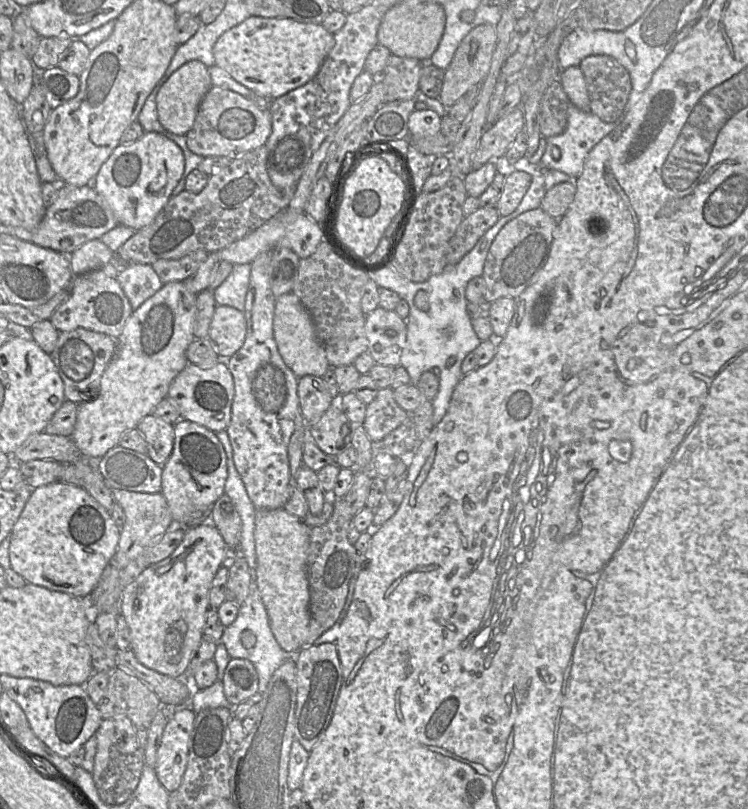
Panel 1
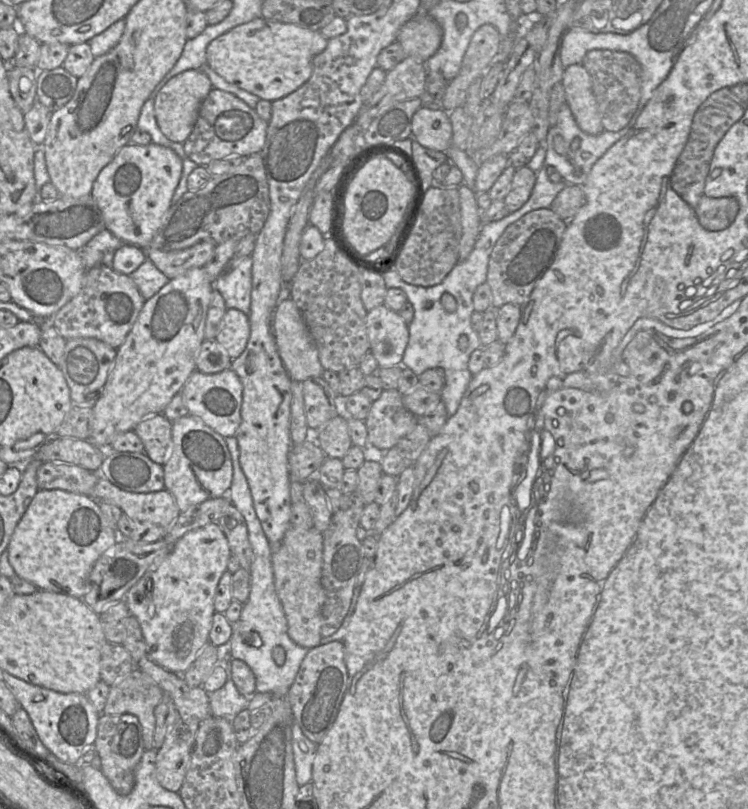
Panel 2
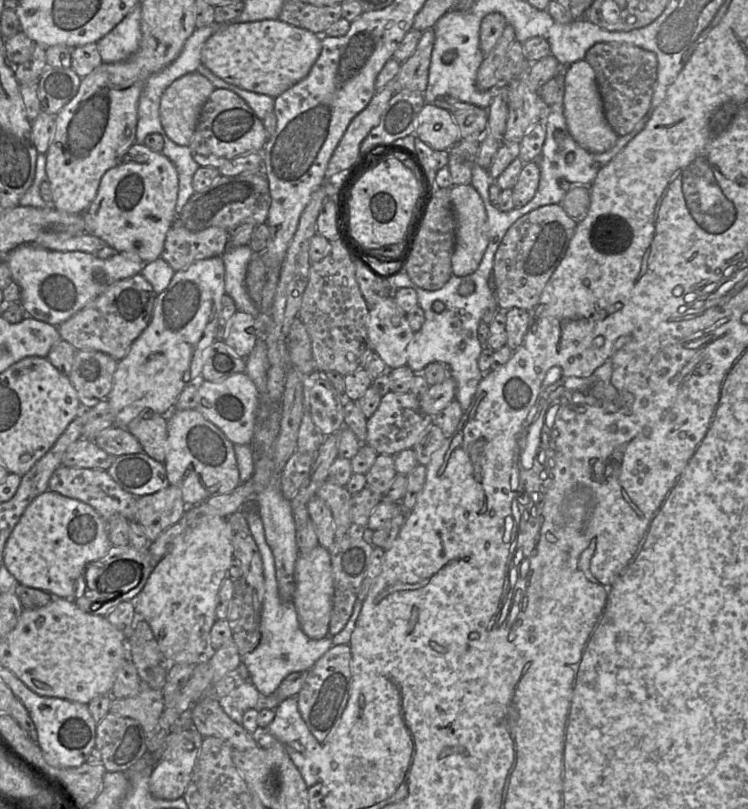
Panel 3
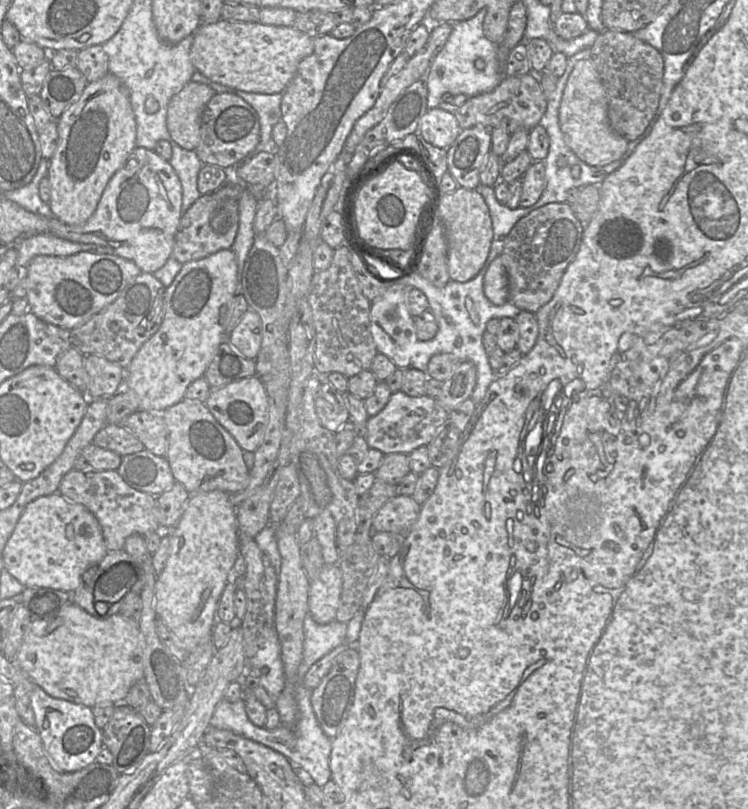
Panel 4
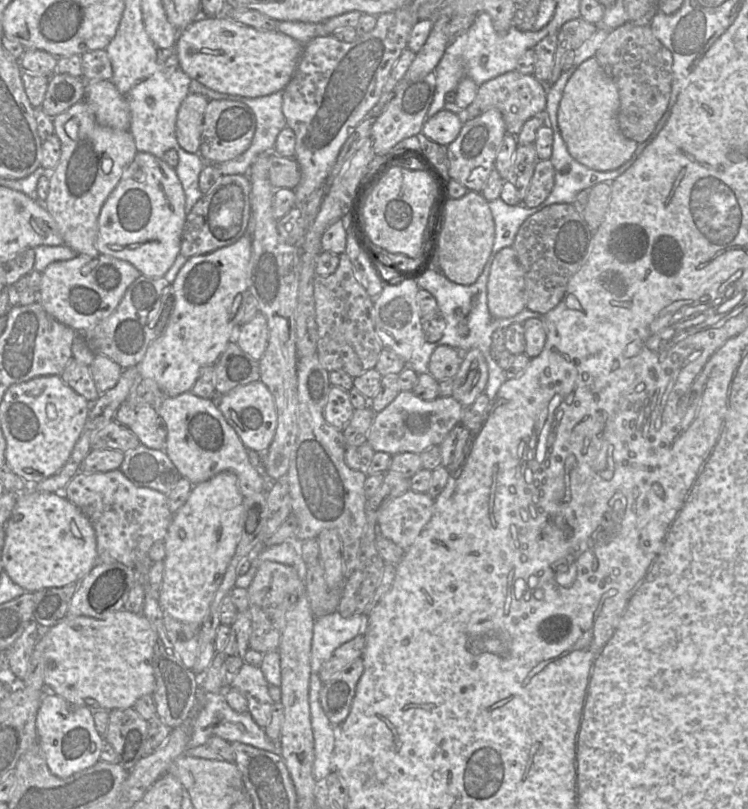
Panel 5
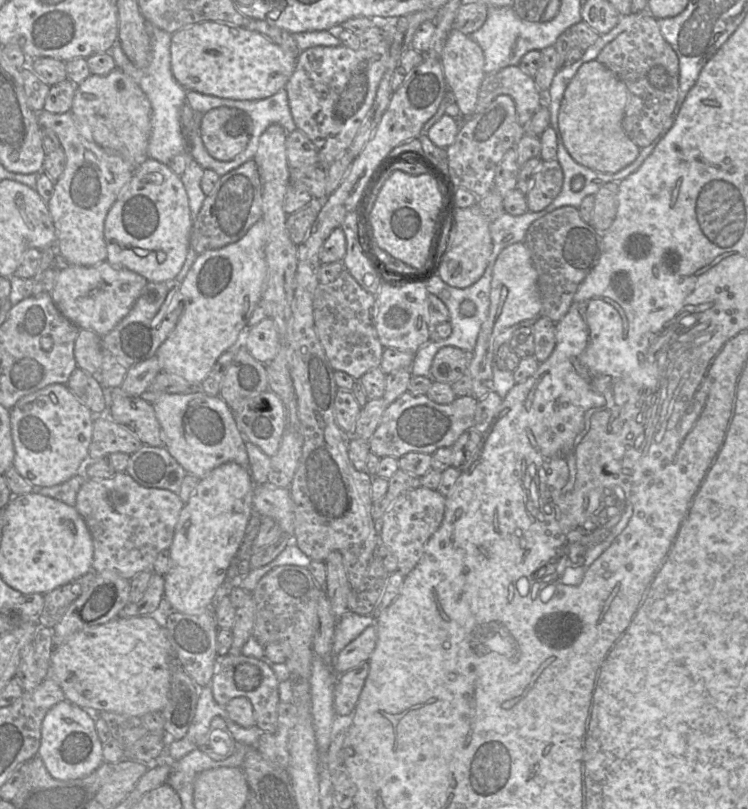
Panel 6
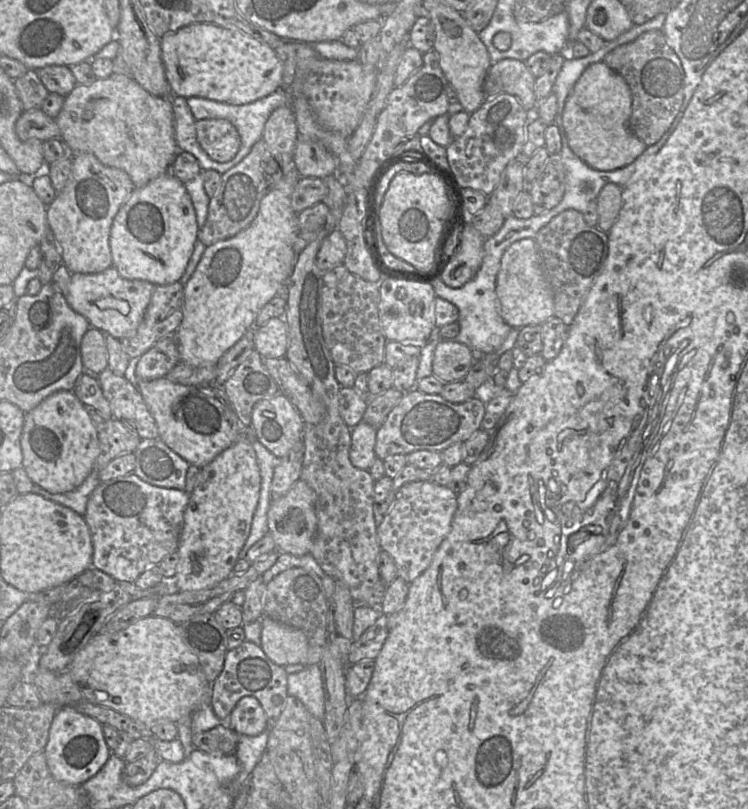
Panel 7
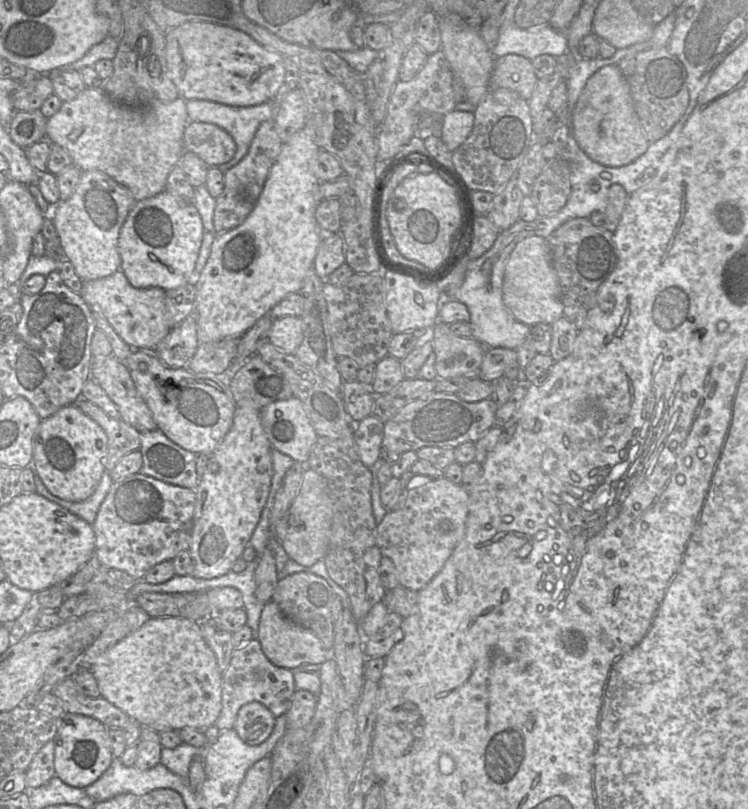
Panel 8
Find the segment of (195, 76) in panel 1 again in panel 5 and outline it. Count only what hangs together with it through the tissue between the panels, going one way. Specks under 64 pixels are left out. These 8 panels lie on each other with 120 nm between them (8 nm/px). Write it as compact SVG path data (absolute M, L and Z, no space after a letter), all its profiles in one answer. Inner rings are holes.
M190 92L178 110L176 138L179 145L188 153L199 153L208 102L204 95Z

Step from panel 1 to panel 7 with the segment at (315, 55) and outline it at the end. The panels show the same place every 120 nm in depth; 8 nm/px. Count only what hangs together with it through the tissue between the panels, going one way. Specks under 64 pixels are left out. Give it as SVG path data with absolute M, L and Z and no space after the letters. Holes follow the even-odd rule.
M195 23L161 38L166 79L175 96L200 97L231 105L250 104L282 87L283 66L276 52L240 29Z

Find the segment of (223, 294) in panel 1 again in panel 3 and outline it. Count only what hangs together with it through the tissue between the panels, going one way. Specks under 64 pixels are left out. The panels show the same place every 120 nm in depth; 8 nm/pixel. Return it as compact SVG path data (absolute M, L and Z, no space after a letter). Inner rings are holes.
M249 245L229 246L222 258L225 265L226 294L233 299L238 312L248 313L256 319L259 307L254 304L245 287L247 266L252 255Z

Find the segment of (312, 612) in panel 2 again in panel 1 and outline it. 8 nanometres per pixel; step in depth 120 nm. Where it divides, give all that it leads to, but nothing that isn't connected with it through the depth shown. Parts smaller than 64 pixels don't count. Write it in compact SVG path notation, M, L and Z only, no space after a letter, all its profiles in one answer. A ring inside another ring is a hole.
M284 508L256 509L254 540L257 557L256 583L268 613L272 633L286 652L306 646L309 632L309 581L307 556L310 528Z

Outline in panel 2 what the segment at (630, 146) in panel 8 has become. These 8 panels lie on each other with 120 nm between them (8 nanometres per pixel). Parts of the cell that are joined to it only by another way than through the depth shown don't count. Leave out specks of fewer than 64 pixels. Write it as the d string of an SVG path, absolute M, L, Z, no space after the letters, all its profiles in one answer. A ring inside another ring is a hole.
M573 64L564 69L562 85L566 103L582 131L597 135L604 131L596 99L592 91L592 81L582 64Z

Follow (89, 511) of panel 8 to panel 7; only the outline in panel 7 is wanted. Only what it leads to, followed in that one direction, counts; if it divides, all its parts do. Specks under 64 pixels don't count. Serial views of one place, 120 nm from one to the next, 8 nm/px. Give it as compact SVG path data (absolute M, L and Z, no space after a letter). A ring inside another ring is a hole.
M93 469L85 481L73 491L53 494L49 493L39 485L34 484L32 493L41 495L45 499L66 506L77 514L84 516L89 497L99 484L99 471Z

